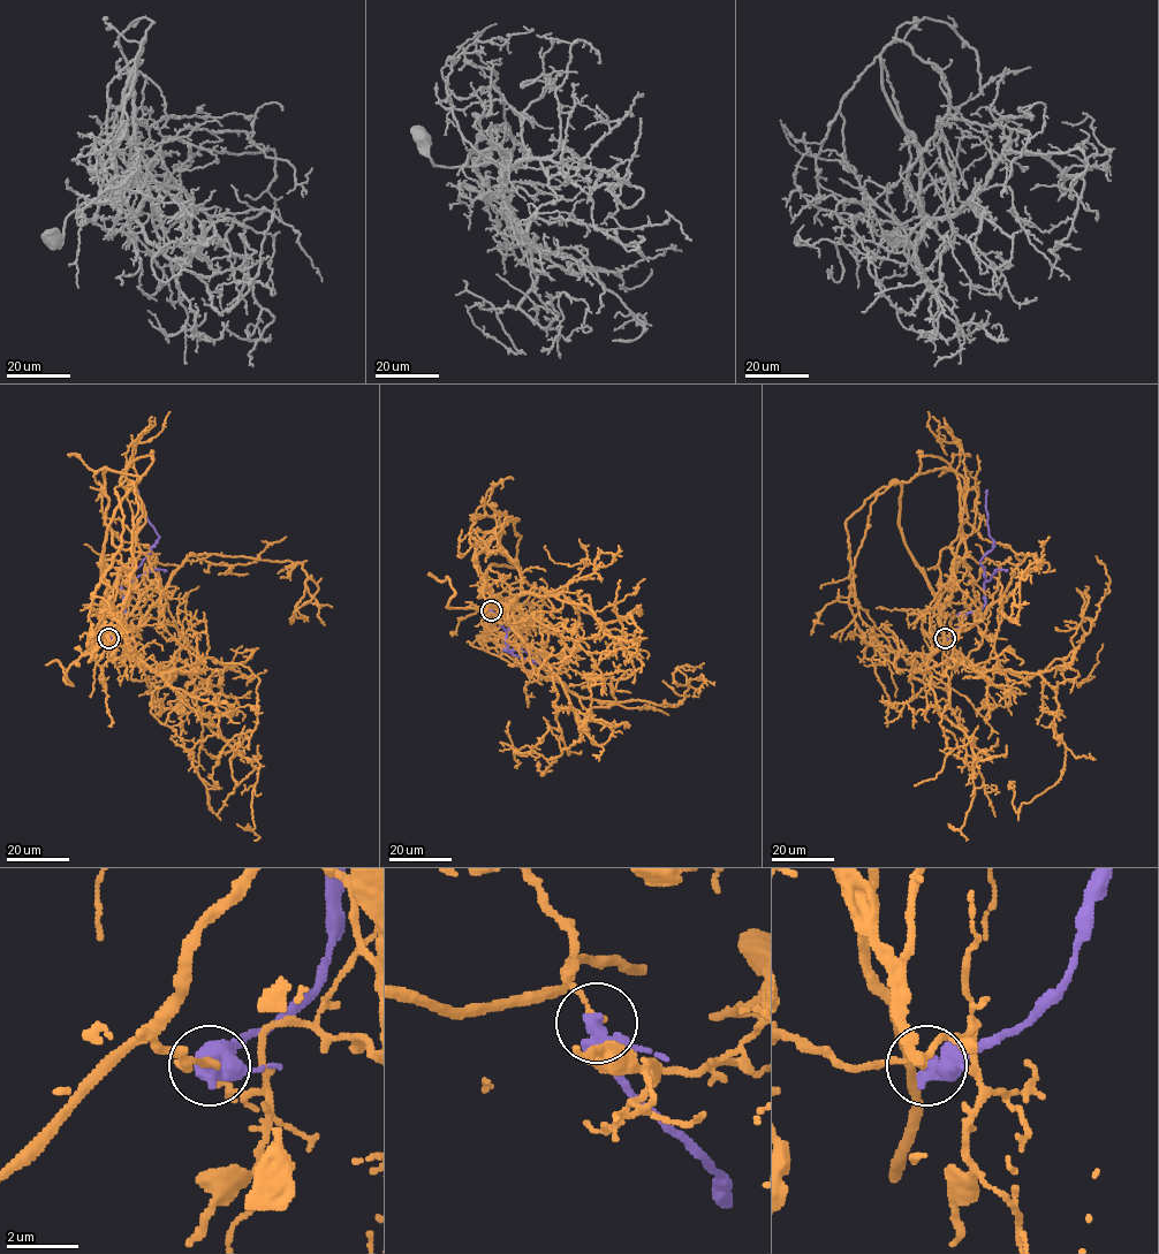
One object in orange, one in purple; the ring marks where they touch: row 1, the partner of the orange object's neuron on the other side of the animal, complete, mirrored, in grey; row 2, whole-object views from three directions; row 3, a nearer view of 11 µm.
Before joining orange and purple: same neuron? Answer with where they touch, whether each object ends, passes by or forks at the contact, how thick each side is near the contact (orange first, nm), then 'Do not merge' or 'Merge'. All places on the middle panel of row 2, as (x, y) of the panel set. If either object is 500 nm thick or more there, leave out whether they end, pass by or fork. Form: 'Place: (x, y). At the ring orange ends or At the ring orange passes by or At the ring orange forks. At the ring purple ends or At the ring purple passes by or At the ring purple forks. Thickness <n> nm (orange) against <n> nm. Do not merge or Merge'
Place: (491, 610). Thickness 200 nm (orange) against 650 nm. Do not merge

